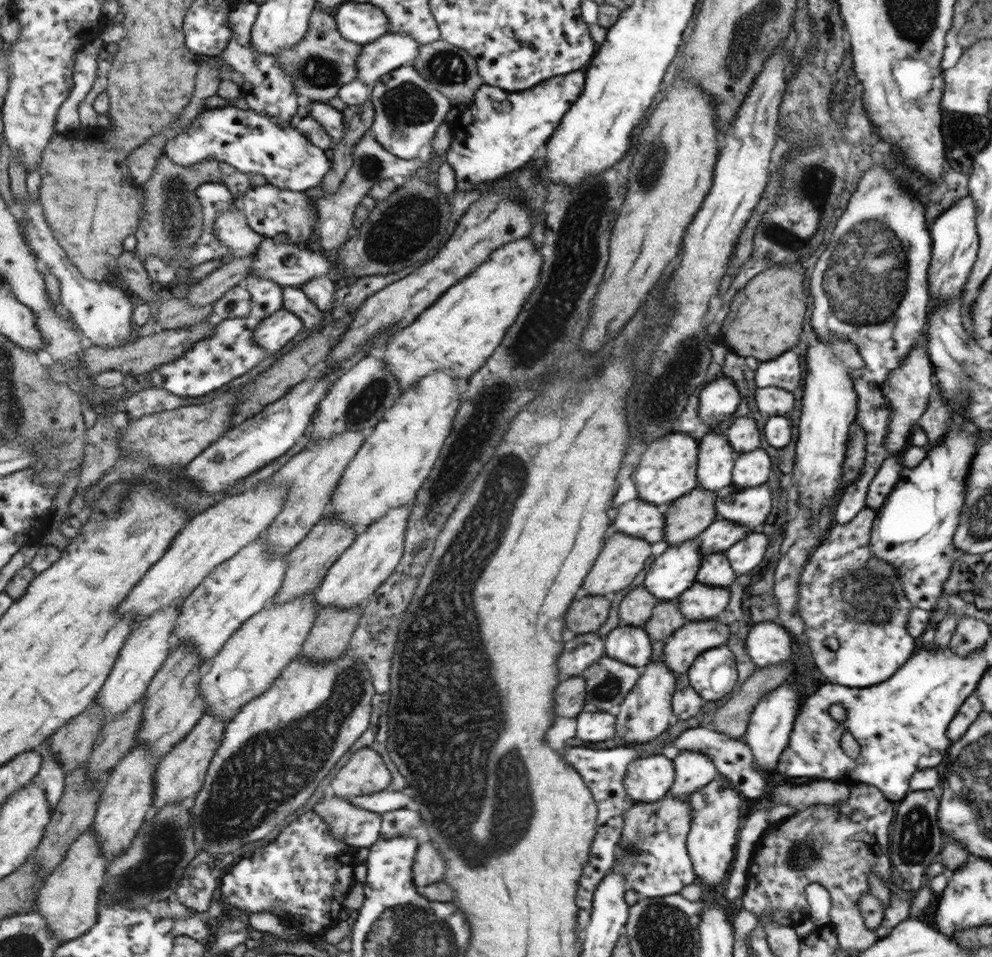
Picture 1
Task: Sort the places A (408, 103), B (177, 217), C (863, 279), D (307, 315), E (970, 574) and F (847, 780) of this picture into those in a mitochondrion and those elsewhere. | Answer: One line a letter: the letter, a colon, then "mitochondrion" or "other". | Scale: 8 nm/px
A: mitochondrion
B: mitochondrion
C: mitochondrion
D: other
E: other
F: other

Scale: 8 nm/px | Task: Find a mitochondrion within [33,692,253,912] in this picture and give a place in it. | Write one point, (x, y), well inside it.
(161, 854)

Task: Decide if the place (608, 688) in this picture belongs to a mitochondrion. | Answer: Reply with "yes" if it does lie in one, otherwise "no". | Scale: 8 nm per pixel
yes

